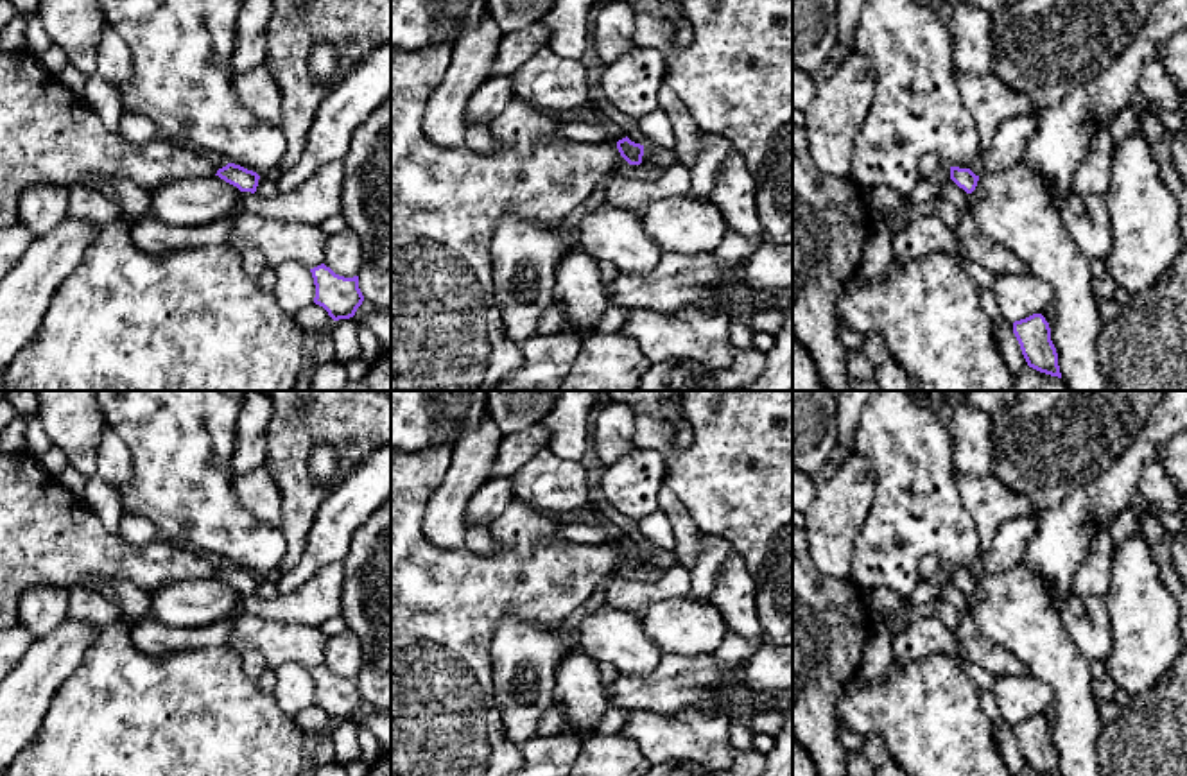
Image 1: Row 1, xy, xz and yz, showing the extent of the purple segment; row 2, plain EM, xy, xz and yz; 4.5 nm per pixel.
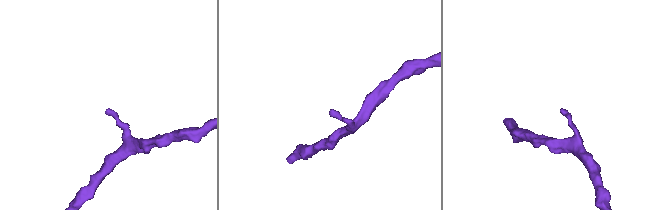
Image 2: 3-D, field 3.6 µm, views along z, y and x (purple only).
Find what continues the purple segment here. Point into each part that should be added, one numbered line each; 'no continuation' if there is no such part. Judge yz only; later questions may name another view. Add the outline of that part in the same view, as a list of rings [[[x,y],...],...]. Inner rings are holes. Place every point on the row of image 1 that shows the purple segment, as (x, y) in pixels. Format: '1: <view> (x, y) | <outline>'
no continuation

